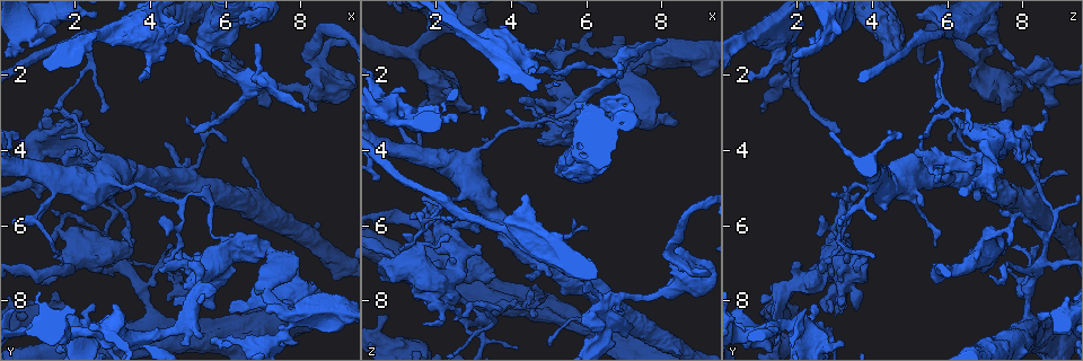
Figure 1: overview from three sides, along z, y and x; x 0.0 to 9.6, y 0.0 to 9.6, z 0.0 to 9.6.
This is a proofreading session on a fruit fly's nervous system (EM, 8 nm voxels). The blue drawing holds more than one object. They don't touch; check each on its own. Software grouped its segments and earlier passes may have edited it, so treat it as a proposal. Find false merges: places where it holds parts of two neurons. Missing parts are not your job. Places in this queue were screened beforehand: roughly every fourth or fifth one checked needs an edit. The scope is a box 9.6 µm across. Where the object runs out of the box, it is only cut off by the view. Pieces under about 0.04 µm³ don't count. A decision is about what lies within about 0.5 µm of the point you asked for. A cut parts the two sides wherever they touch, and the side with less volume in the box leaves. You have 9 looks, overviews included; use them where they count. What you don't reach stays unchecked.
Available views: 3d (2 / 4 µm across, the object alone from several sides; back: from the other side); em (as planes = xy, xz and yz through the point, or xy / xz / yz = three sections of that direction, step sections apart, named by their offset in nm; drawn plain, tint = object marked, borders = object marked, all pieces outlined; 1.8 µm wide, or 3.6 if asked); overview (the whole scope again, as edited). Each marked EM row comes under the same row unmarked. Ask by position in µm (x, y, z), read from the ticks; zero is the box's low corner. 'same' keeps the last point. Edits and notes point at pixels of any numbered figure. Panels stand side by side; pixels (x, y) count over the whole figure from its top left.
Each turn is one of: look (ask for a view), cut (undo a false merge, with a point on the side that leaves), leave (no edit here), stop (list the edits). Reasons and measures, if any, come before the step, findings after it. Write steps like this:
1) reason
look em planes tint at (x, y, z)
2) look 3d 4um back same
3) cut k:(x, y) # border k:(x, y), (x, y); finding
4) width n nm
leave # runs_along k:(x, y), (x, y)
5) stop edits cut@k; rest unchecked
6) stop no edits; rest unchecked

look em yz step 16 tint at (7.75, 8.50, 1.40)

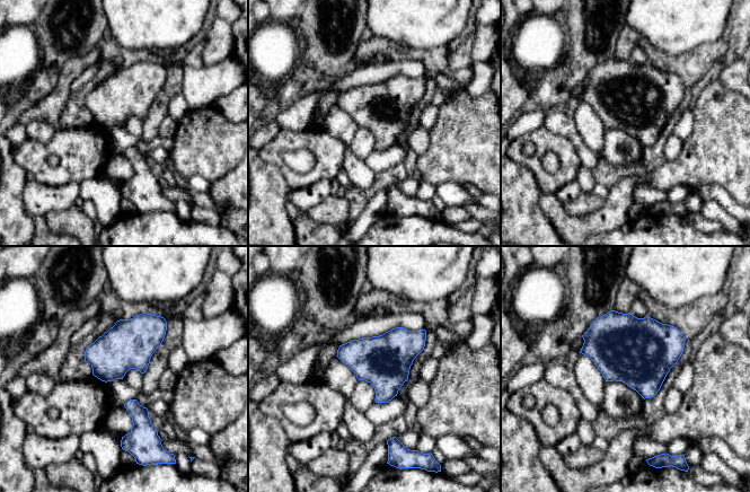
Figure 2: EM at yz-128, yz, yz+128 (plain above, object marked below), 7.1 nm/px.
look em planes tint same

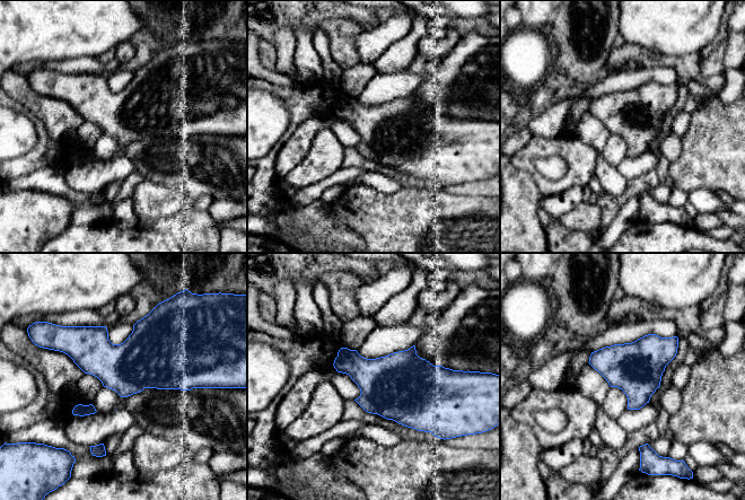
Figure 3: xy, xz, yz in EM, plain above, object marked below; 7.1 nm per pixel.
leave # continuous, no second neuron

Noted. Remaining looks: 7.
sharp bend
look 3d 2um at (6.45, 2.10, 1.95)

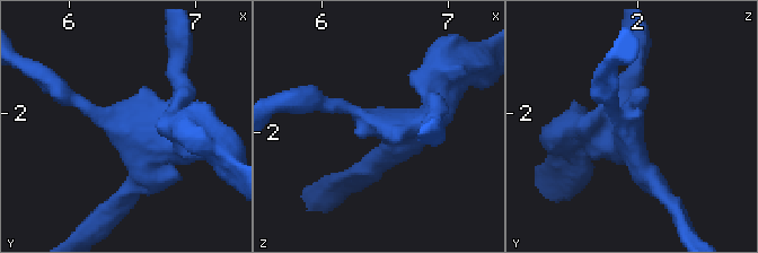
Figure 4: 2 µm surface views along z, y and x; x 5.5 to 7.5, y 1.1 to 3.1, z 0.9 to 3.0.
now the EM
look em yz step 8 borders at (6.42, 2.10, 1.90)

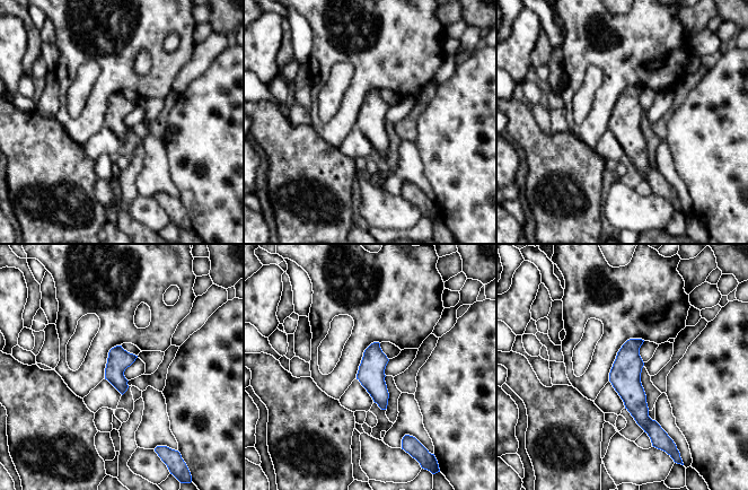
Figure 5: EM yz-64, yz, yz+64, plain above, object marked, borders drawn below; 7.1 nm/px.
width 170 nm
leave # runs_along 5:(632, 341), (631, 391), (657, 428); all the same neuron

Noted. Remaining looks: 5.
four or more arms meet
look em 3.6um xy step 8 tint at (6.65, 2.10, 8.00)

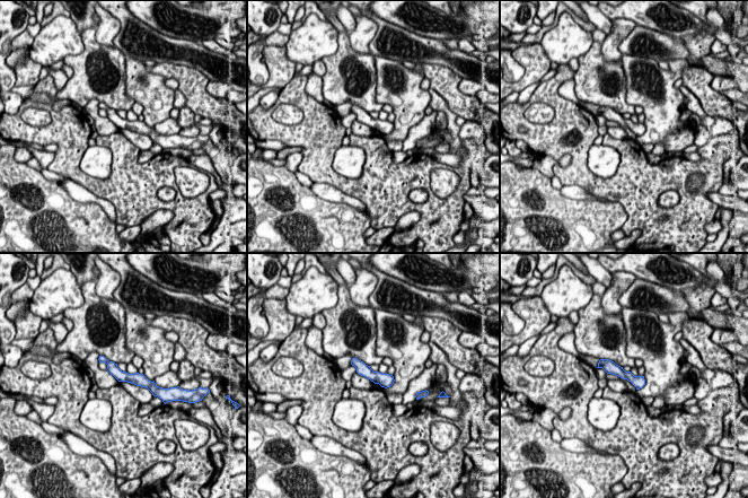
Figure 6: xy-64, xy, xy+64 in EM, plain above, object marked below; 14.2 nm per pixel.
another direction
look em 3.6um planes tint same

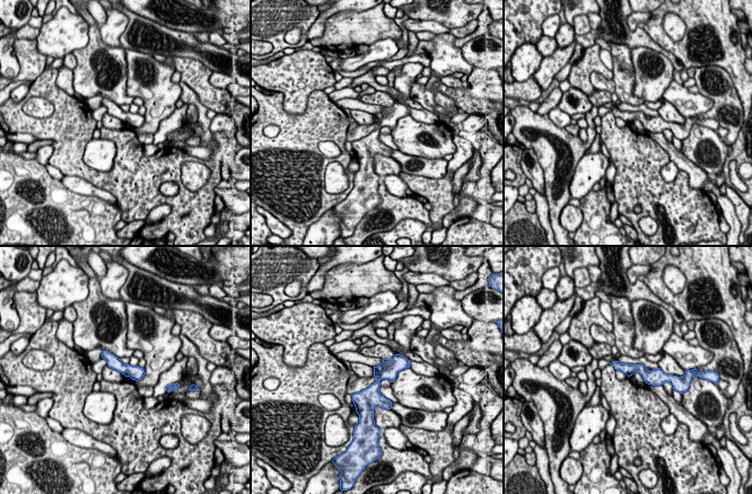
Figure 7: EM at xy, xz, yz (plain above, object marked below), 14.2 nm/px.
leave # runs_along 7:(403, 360), (379, 379), (370, 404); all the same neuron

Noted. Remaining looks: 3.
abrupt turn
look em 3.6um xz step 4 tint at (1.25, 3.75, 7.25)

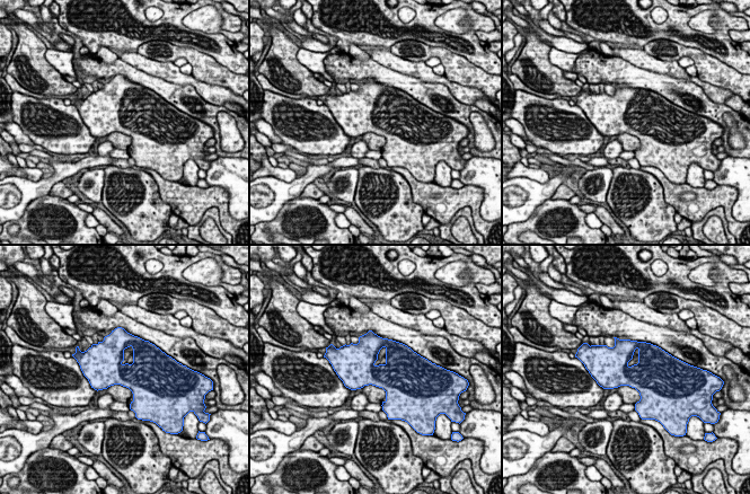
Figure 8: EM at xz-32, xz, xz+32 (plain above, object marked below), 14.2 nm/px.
width 420 nm
leave # all the same neuron

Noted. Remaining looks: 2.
stop no edits; rest unchecked

